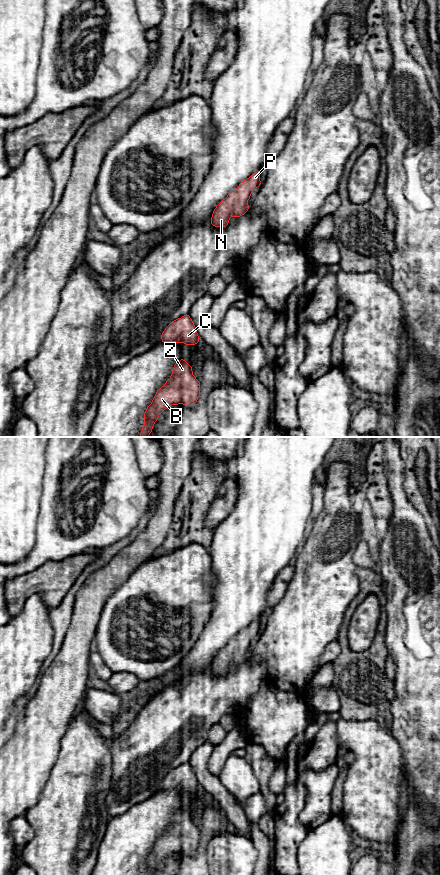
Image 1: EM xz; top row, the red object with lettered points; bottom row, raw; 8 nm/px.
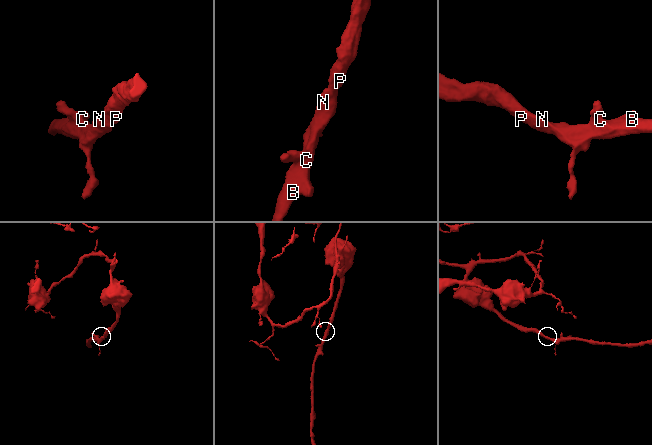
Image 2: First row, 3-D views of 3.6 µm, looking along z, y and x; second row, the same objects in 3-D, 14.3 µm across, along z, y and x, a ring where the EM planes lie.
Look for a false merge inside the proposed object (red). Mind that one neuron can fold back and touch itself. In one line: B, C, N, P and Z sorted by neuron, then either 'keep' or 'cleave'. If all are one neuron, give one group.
groups B C N P Z; keep

